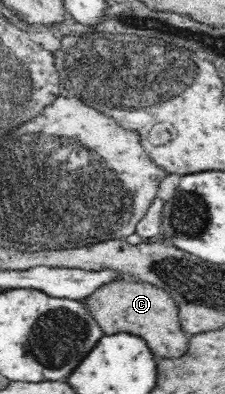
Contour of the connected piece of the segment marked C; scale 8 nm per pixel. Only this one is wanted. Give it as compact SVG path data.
M112 276L111 279L114 281L104 283L82 301L82 307L92 313L100 329L106 335L112 335L112 331L128 331L132 335L138 335L158 357L180 355L180 351L184 351L186 337L180 331L178 310L170 294L164 288L145 281L122 276Z

